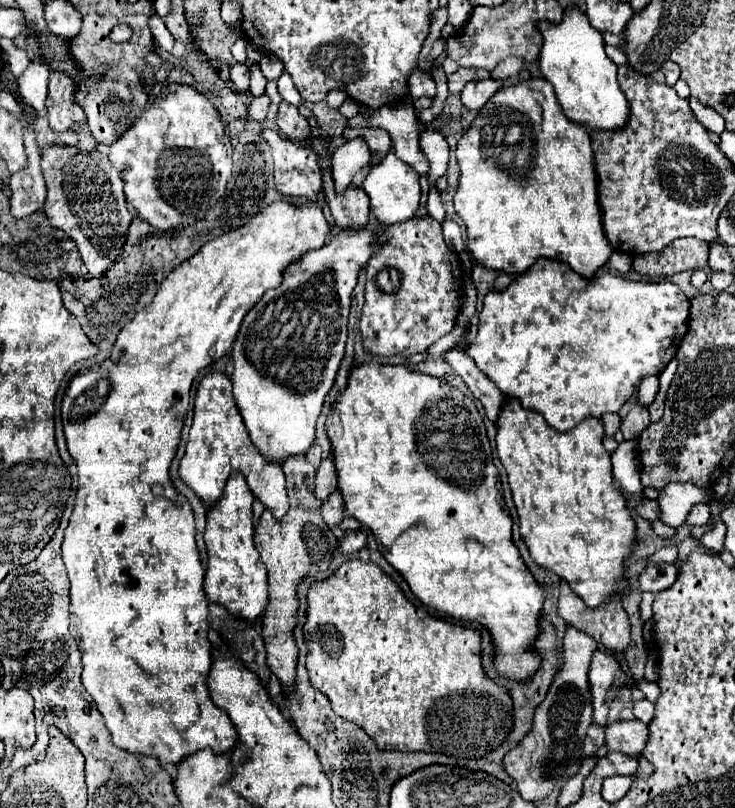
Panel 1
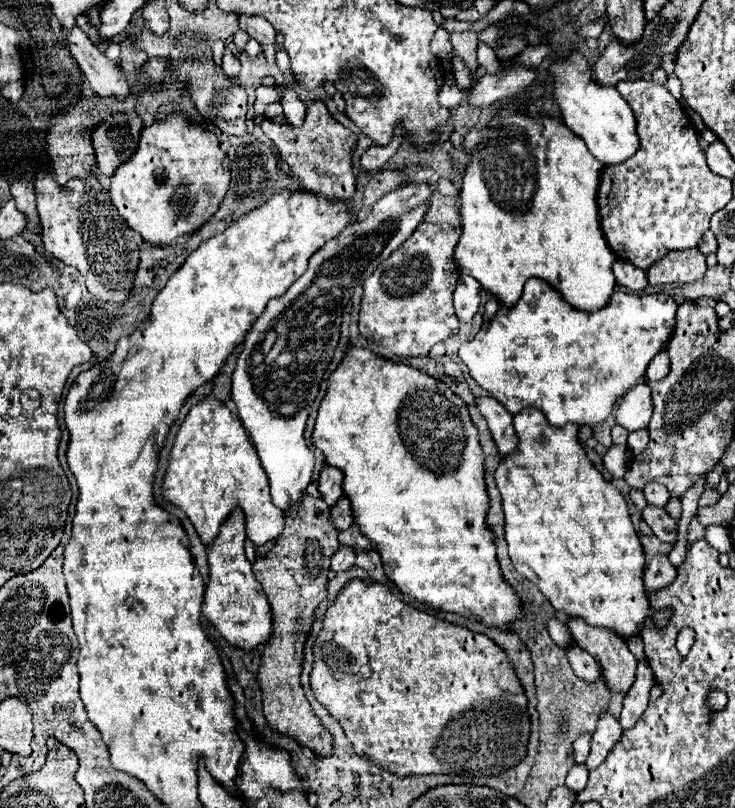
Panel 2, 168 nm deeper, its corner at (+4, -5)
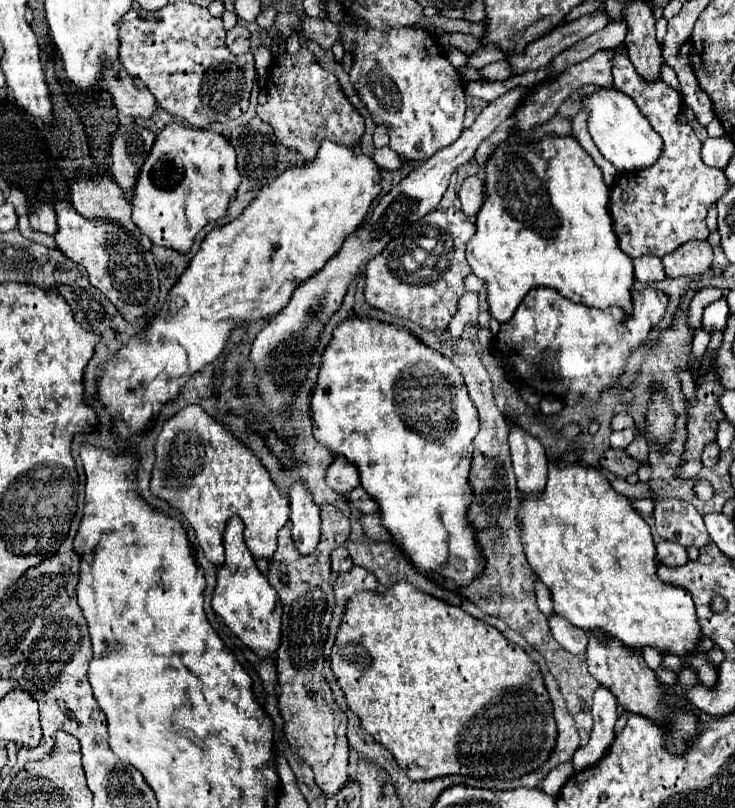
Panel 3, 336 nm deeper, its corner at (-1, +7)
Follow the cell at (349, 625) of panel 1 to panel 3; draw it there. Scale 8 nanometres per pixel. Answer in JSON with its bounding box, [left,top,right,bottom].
[331,581,557,781]

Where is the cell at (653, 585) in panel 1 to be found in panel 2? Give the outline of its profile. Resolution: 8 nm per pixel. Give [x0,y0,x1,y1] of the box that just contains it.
[644,555,676,591]

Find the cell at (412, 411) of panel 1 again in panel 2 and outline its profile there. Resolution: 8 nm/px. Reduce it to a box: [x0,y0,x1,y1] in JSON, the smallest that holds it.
[312,347,524,629]

